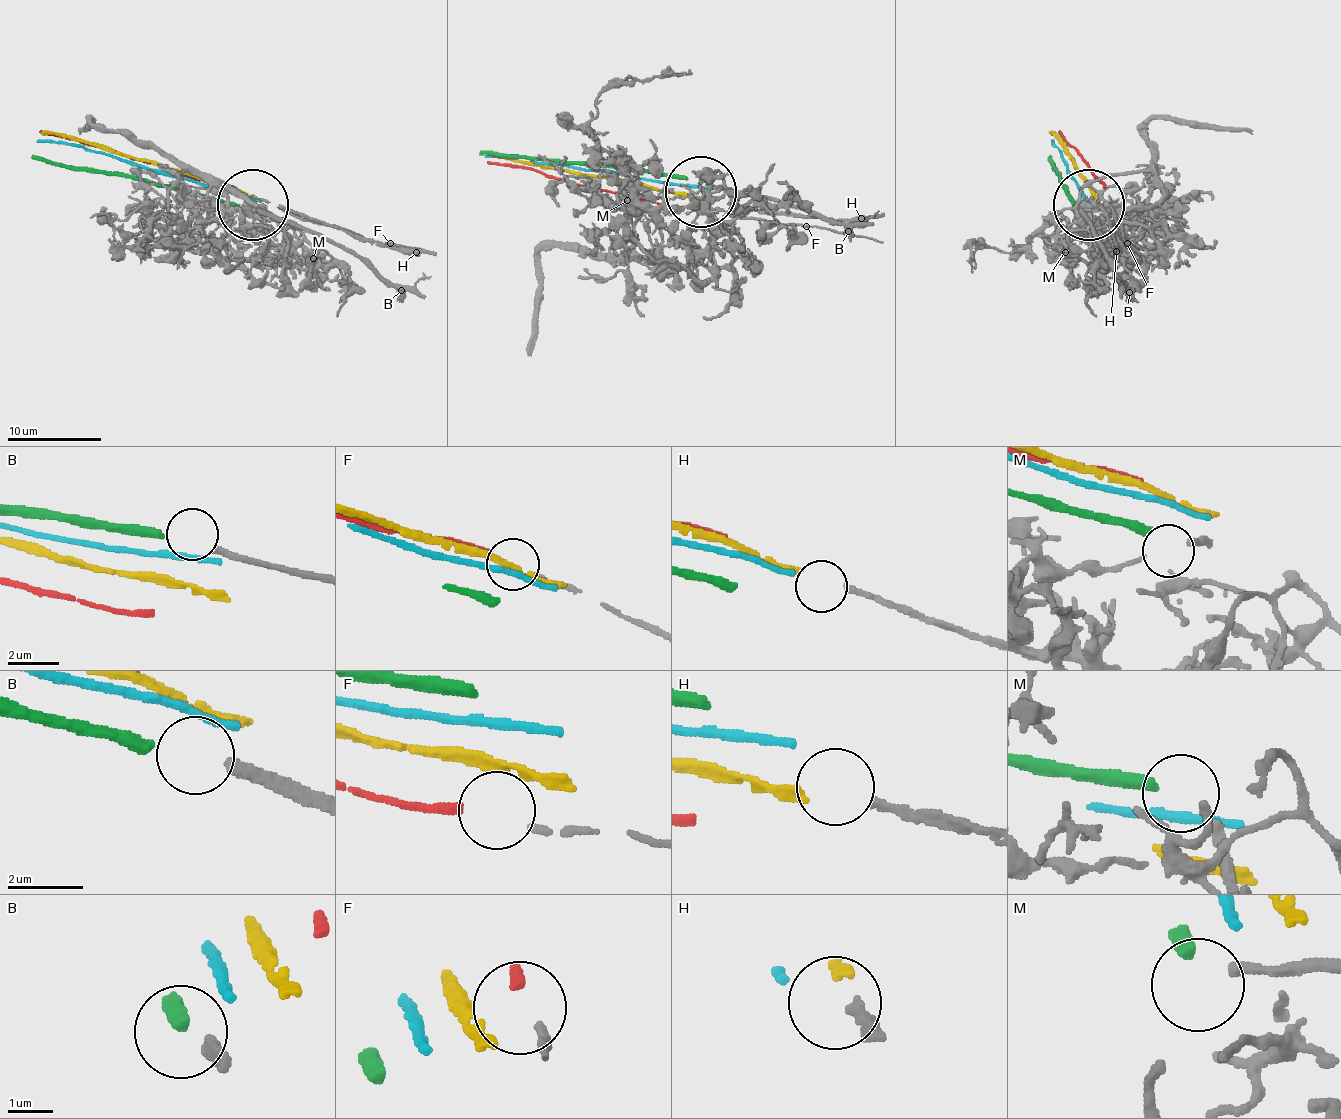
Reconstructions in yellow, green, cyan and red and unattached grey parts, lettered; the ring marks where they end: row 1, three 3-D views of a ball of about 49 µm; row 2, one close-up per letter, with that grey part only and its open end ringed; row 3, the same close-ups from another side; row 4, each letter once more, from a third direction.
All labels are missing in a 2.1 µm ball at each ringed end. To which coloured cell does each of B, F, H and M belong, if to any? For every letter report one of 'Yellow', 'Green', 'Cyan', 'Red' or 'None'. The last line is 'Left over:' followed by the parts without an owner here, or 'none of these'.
B: Green
F: Red
H: Yellow
M: None
Left over: M

